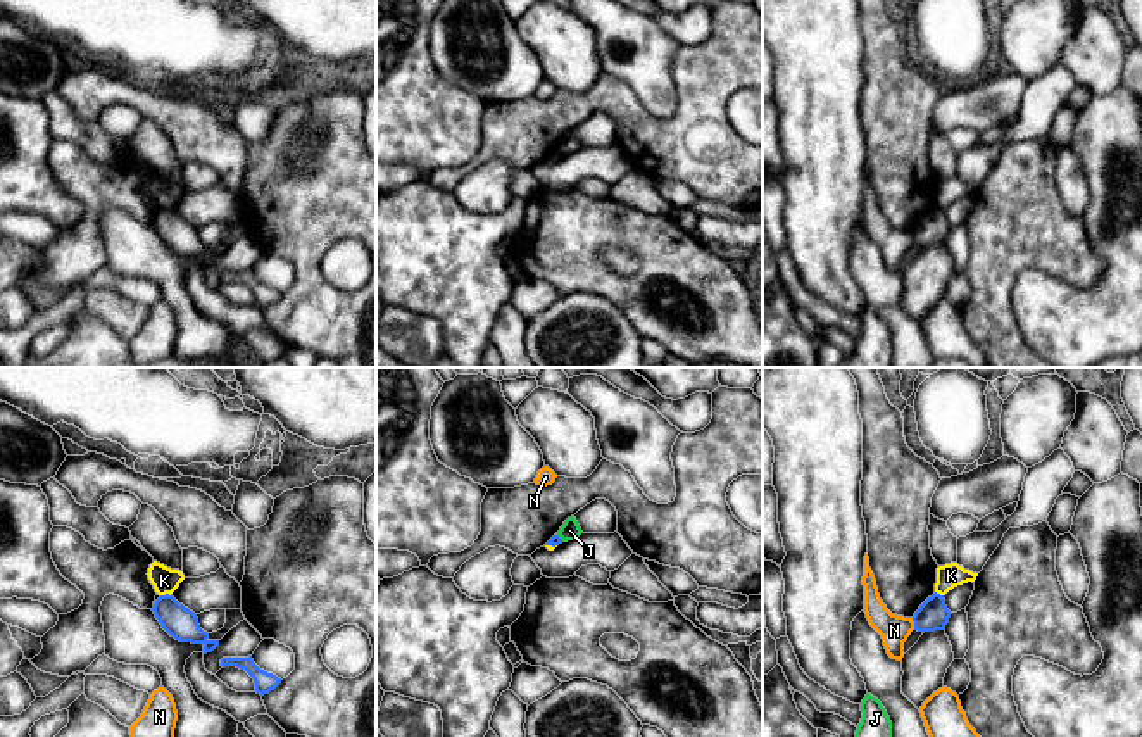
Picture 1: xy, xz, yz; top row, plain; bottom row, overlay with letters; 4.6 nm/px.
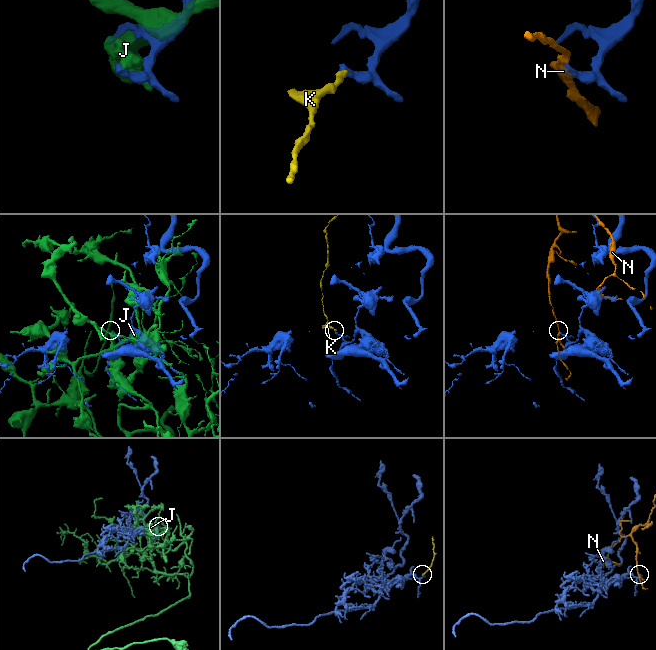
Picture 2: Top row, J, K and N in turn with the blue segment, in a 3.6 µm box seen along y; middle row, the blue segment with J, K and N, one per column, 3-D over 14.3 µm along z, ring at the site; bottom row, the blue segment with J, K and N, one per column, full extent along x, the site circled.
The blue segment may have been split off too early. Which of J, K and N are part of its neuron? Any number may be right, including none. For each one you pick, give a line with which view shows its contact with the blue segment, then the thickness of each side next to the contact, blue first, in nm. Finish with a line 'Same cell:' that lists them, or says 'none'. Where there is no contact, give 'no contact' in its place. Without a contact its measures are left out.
Same cell: none

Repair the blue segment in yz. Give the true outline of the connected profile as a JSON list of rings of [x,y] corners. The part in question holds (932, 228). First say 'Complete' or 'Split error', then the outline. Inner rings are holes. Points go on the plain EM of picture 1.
Complete. [[[935,205],[914,226],[913,230],[914,243],[923,247],[945,243],[945,238],[949,236],[951,228],[952,226],[947,223],[944,209]]]

